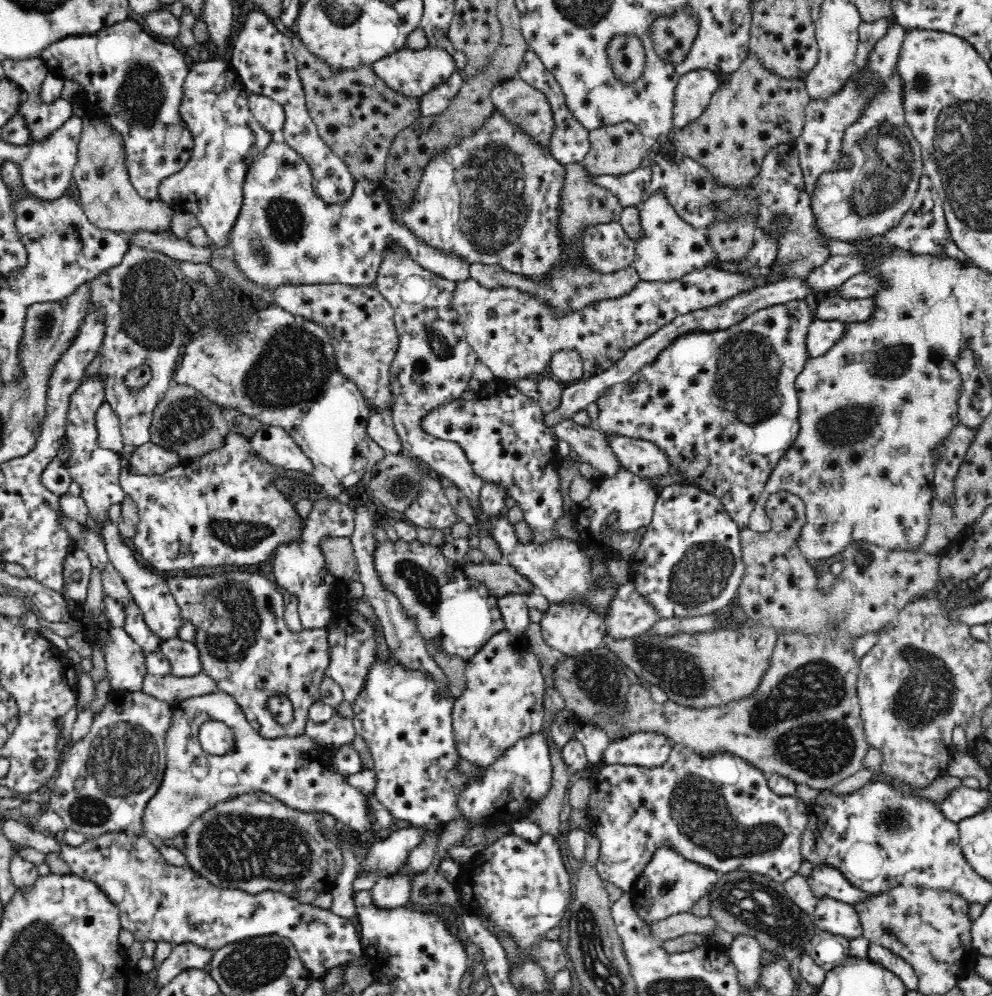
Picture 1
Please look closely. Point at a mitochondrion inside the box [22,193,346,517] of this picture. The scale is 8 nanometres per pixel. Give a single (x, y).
(293, 367)

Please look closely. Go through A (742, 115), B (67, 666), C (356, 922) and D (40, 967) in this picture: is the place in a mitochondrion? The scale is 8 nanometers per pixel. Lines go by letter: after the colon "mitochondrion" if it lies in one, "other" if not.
A: other
B: other
C: other
D: mitochondrion

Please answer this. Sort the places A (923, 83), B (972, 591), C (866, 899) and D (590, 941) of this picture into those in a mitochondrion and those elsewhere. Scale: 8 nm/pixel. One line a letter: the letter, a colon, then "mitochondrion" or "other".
A: mitochondrion
B: other
C: other
D: mitochondrion

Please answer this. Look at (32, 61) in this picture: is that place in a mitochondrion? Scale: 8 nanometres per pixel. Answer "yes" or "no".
no

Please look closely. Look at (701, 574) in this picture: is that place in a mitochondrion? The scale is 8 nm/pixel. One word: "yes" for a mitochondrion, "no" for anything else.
yes

